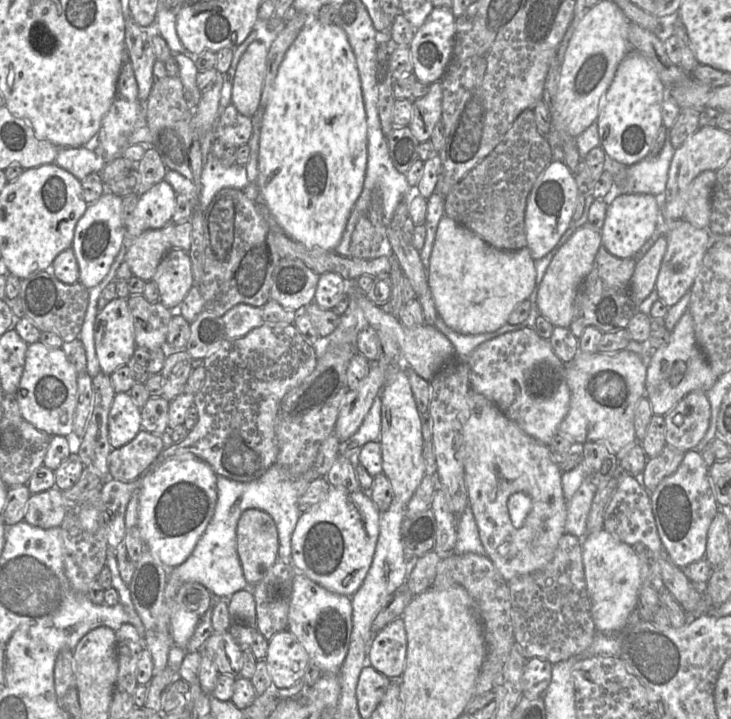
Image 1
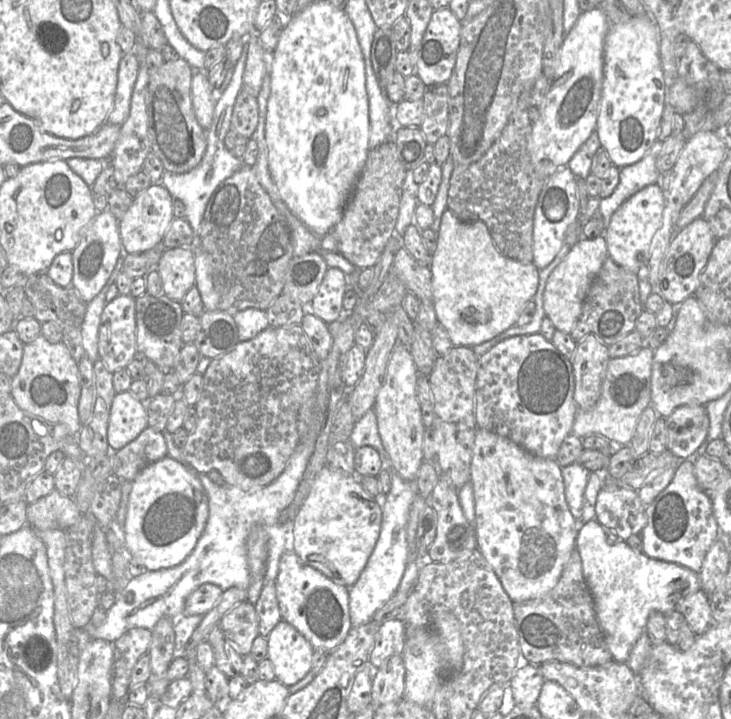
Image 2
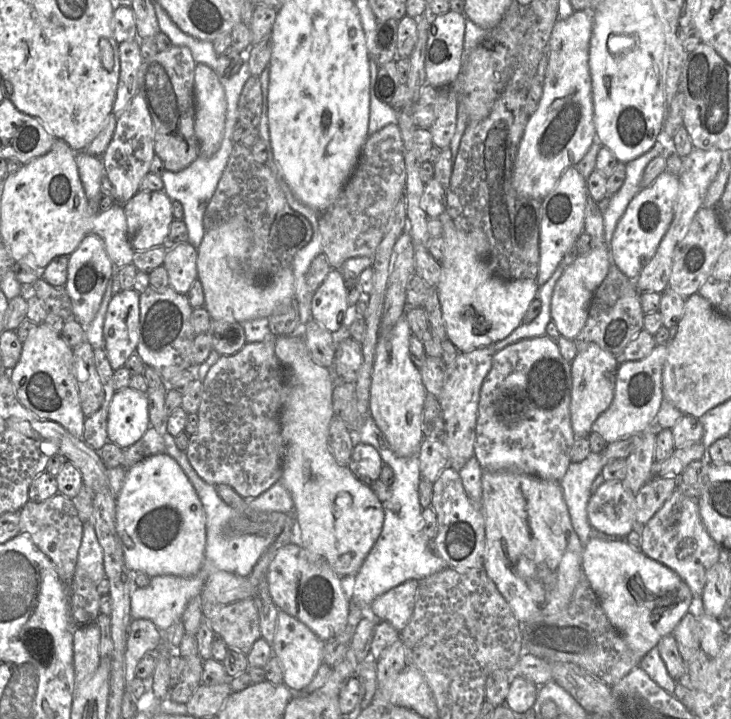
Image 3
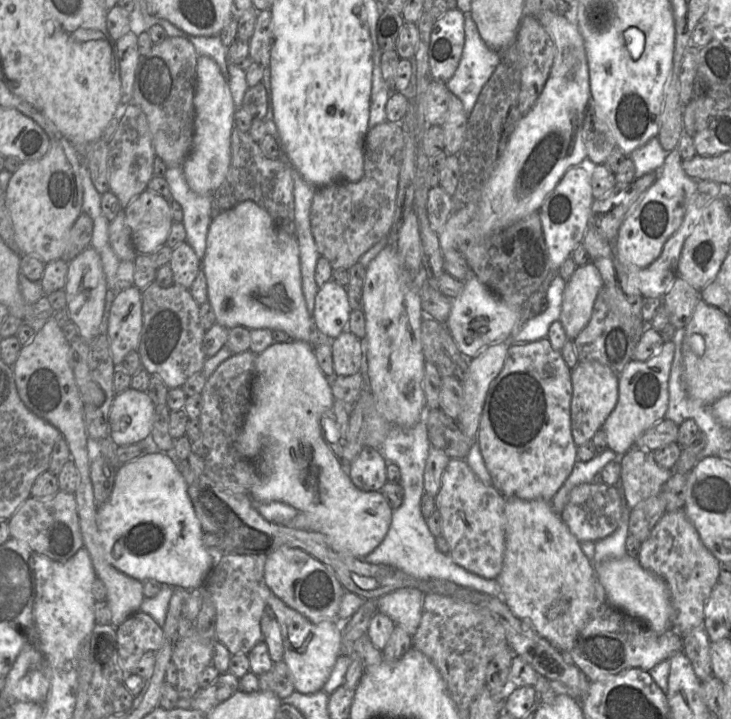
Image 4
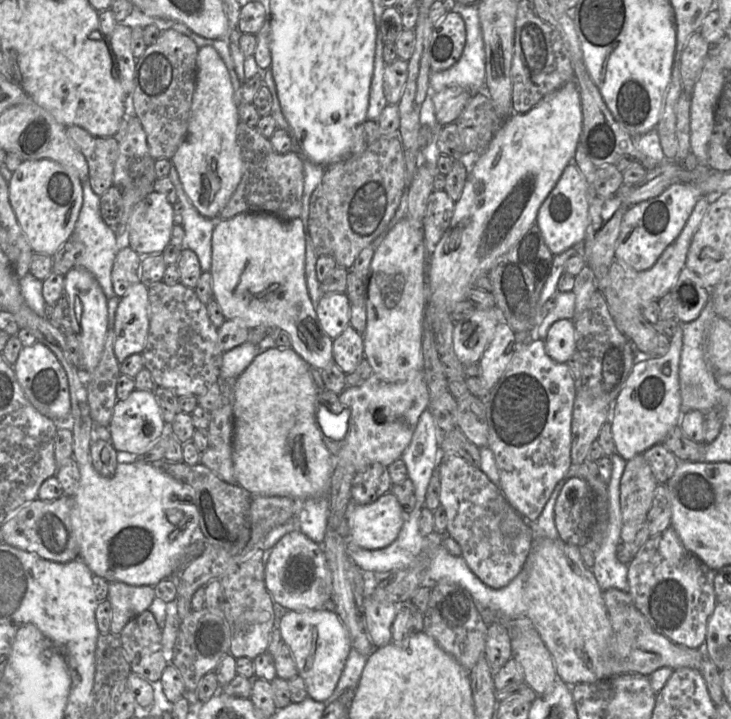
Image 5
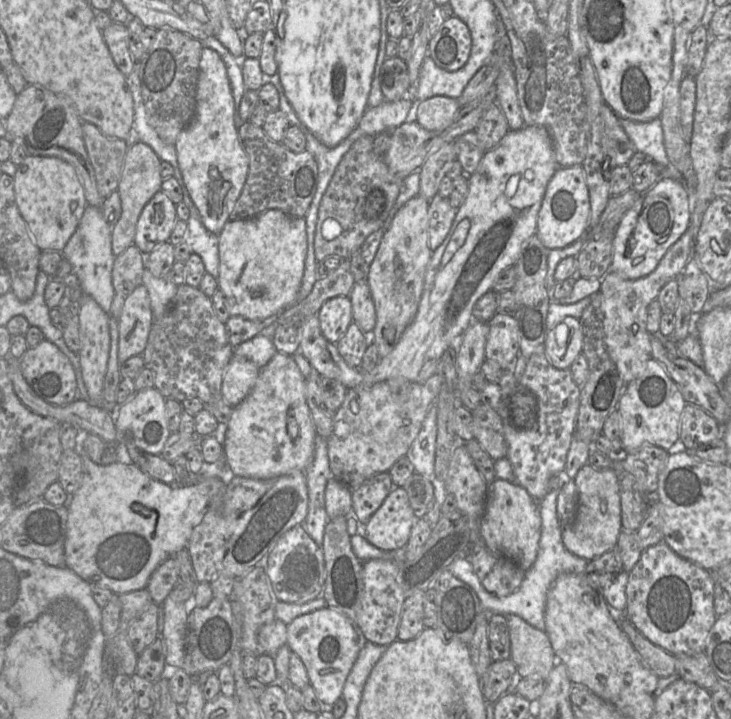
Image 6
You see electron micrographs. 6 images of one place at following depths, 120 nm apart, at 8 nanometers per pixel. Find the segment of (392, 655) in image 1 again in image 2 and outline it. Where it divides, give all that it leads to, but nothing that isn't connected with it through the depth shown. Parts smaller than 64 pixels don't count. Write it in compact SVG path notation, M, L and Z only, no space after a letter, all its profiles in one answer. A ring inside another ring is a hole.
M401 618L385 621L375 635L369 661L379 668L383 661L393 655L402 655L405 645L406 624Z

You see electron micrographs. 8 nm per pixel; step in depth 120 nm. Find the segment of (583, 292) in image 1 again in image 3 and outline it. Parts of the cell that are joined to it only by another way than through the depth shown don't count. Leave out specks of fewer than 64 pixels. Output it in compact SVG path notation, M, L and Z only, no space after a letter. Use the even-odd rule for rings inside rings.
M611 264L607 276L596 289L592 298L587 321L580 333L573 339L577 353L589 343L596 343L603 350L618 356L628 343L644 329L644 313L634 280L629 279L615 264Z

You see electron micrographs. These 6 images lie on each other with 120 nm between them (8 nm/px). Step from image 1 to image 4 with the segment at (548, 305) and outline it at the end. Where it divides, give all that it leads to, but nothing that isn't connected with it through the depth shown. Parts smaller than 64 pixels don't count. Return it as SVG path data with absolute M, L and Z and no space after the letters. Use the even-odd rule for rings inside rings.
M593 263L577 266L571 278L566 282L563 293L561 322L568 340L574 340L578 334L587 326L591 319L594 302L599 291L603 288L603 281L599 270Z

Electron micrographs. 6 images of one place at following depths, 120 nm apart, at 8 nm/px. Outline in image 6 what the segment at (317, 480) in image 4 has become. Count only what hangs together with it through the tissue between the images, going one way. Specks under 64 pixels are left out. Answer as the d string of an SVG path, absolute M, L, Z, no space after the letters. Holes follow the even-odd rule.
M278 351L268 364L260 369L250 393L233 408L228 424L220 431L225 464L230 476L267 480L296 470L305 471L311 464L316 432L306 401L305 380L293 357ZM395 487L359 533L377 549L400 550L407 545L416 520L406 490Z

